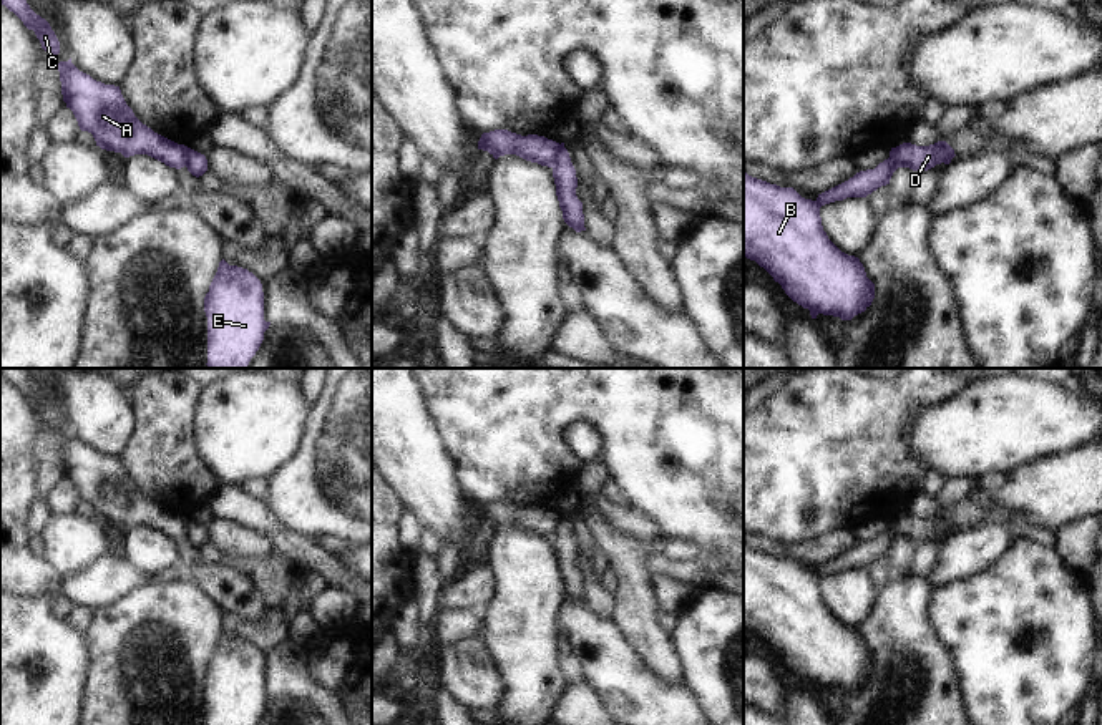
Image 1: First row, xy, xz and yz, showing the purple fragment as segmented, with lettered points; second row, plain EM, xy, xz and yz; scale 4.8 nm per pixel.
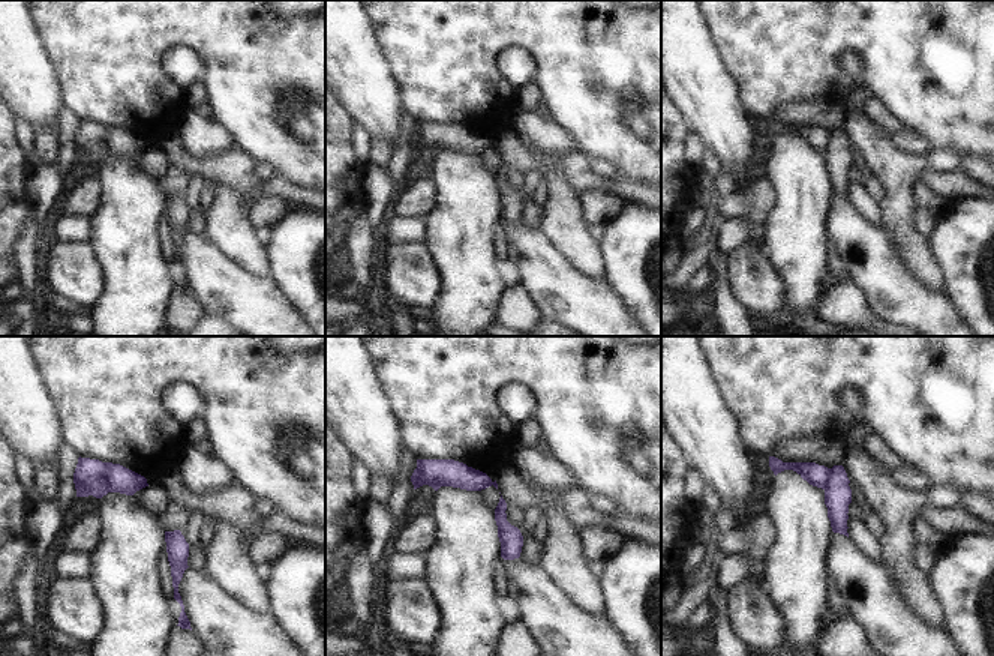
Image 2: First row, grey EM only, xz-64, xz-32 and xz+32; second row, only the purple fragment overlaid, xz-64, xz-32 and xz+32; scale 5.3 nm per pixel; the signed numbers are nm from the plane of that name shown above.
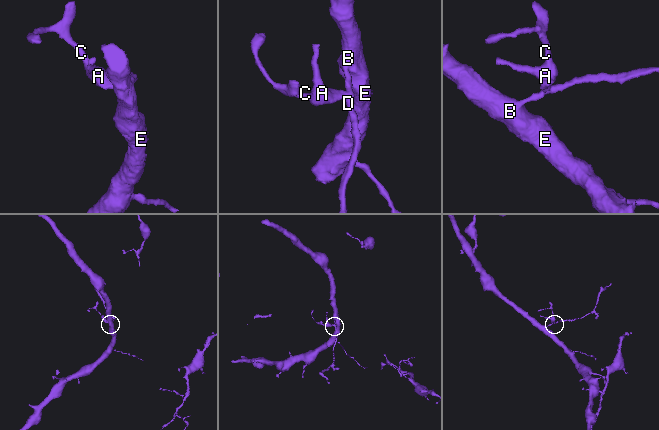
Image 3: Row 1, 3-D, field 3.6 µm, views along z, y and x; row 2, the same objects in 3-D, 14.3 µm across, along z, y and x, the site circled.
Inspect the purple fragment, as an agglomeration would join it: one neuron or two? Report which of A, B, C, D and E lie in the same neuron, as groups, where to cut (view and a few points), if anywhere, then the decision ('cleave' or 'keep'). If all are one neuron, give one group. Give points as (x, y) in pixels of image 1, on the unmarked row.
groups A C / B D E; cut xz (560, 516), (551, 538); cleave

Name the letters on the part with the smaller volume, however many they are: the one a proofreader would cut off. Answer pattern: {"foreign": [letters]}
{"foreign": ["A", "C"]}

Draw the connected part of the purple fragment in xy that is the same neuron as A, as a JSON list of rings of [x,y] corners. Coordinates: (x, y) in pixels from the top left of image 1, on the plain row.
[[[71,430],[58,435],[61,466],[81,503],[93,506],[96,518],[106,523],[121,524],[124,529],[148,526],[169,539],[181,541],[188,536],[188,518],[178,516],[143,496],[126,476],[119,458],[105,456],[80,443]]]

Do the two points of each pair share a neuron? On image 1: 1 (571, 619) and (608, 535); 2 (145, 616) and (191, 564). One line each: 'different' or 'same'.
1: different
2: different

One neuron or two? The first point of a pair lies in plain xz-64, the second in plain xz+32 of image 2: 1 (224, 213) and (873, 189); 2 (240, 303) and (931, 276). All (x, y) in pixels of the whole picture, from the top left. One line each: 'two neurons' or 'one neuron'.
1: two neurons
2: two neurons

